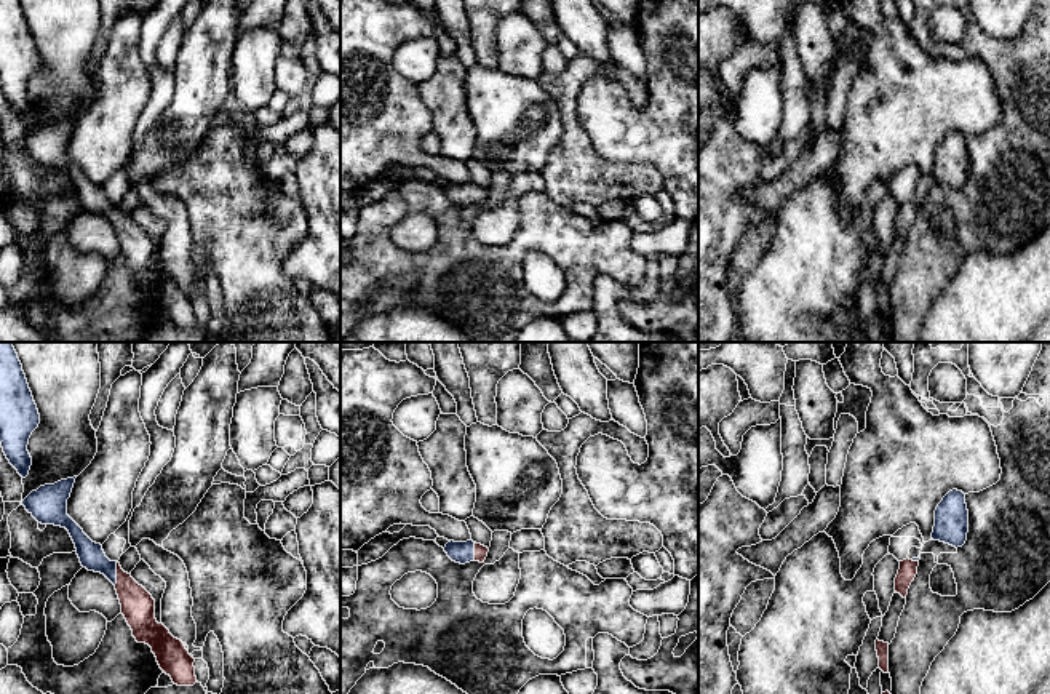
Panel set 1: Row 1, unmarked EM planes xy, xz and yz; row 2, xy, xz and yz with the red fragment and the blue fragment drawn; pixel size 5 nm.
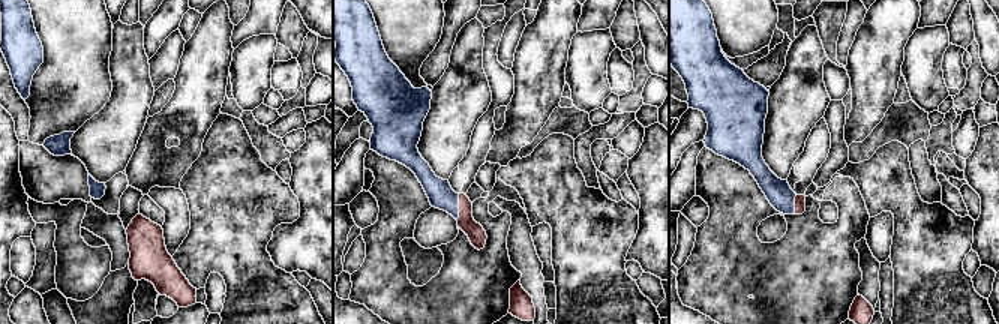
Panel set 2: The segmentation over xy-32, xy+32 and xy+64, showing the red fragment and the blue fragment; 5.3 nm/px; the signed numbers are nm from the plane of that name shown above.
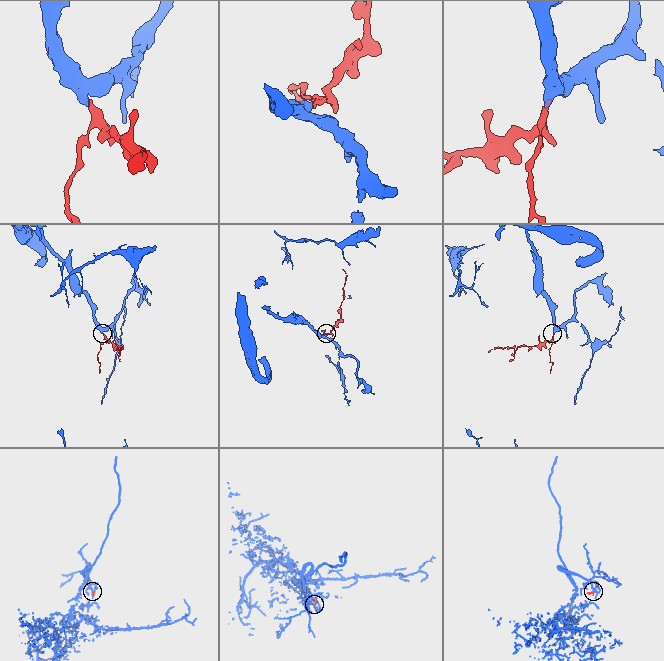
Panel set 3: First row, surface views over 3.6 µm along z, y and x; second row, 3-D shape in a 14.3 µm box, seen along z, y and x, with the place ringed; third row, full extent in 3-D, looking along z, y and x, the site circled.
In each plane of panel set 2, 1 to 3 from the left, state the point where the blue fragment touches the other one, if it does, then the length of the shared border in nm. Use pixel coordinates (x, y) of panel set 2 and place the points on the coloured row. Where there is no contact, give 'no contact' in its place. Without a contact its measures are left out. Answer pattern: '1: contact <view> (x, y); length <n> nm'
1: no contact
2: contact xy+32 (459, 207); length 140 nm
3: contact xy+64 (795, 204); length 110 nm

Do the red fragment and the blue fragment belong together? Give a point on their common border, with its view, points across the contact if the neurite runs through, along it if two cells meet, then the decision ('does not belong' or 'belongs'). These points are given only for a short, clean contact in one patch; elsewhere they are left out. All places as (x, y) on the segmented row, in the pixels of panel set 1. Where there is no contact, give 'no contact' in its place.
contact xy (117, 573); belongs

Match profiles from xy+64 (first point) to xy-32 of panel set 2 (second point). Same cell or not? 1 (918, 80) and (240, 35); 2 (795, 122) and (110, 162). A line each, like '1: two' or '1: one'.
1: two
2: one

